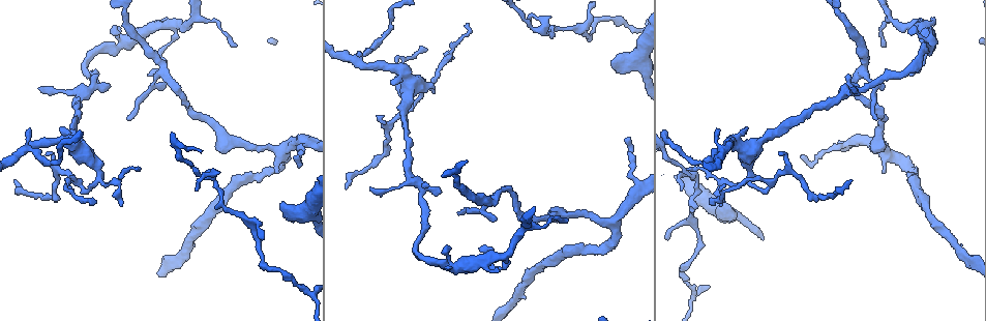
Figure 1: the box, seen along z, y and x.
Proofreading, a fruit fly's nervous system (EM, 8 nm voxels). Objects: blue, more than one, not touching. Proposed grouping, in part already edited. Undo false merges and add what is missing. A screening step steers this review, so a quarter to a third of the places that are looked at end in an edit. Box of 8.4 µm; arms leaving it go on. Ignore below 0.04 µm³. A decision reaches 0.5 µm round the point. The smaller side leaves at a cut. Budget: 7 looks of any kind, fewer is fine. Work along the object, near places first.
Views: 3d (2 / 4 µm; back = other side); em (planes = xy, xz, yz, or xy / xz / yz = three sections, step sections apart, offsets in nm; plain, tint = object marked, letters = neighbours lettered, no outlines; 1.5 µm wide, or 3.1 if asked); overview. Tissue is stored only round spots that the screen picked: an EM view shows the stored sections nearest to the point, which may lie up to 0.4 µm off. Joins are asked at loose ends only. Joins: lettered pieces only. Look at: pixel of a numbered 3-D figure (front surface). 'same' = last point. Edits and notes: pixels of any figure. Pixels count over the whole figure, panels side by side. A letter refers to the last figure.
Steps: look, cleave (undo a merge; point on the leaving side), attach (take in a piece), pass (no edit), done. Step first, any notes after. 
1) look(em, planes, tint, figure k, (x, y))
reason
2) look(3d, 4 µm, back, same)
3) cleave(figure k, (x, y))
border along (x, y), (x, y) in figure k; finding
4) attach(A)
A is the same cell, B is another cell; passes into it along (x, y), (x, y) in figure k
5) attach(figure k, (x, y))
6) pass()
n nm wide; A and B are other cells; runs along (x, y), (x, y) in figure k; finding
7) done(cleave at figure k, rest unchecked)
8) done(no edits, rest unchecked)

look(3d, 4 µm, back, figure 1, (732, 210))
an open end

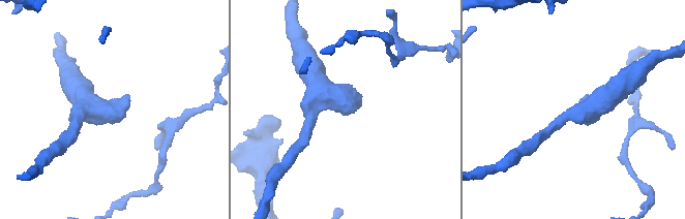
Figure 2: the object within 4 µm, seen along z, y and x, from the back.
look(em, xz, step 8, tint, figure 2, (579, 101))

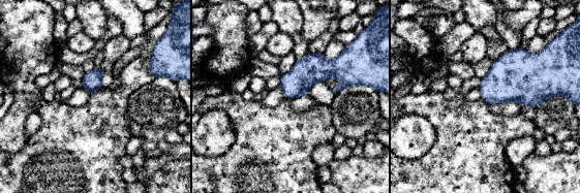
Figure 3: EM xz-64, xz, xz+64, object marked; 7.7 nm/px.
look(em, xy, step 8, letters, same)

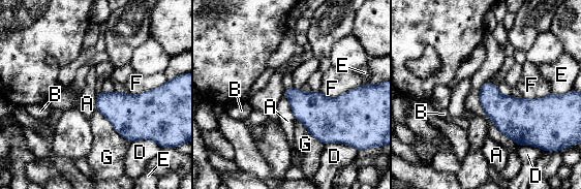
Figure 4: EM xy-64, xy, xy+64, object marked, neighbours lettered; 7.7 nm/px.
pass()
A, B, D, E, F and G are other cells; border along (359, 86), (331, 97), (319, 92) in figure 4; none of them fits

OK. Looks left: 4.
look(em, planes, letters, figure 1, (542, 32))
a fork

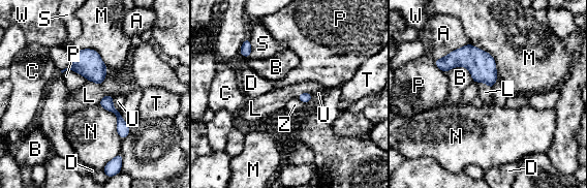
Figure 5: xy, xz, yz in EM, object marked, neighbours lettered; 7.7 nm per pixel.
pass()
220 nm wide; A, B, C, D, L, M, N, P, S, T, U, W and Z are other cells; border along (73, 53), (71, 65), (61, 70) in figure 5; all the same neuron

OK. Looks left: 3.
look(em, xy, step 8, tint, figure 1, (608, 224))
a fork

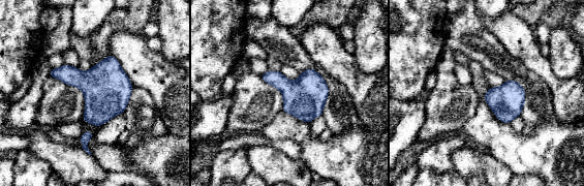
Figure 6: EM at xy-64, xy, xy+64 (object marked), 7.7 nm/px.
look(em, planes, letters, same)
cut it another way

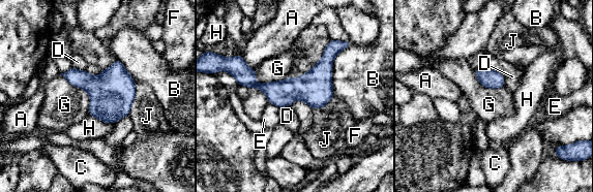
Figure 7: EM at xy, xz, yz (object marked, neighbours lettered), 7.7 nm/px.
pass()
100 nm wide; B touches over 400 nm; A, B, C, D, E, F, G, H and J are other cells; all the same neuron

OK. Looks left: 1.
done(no edits, rest unchecked)

